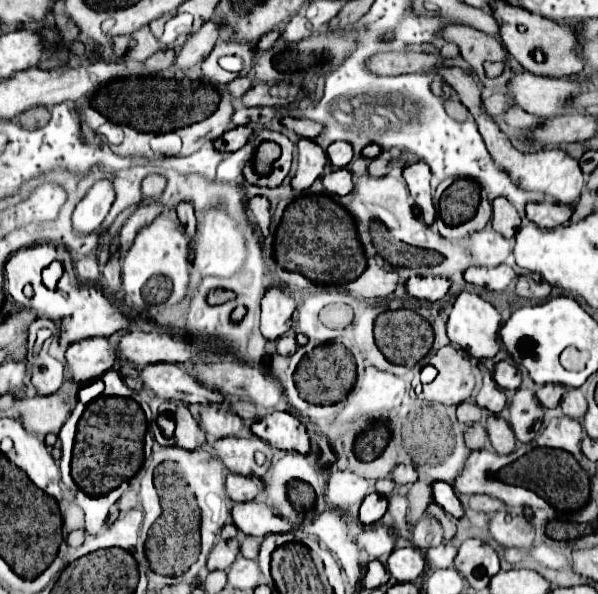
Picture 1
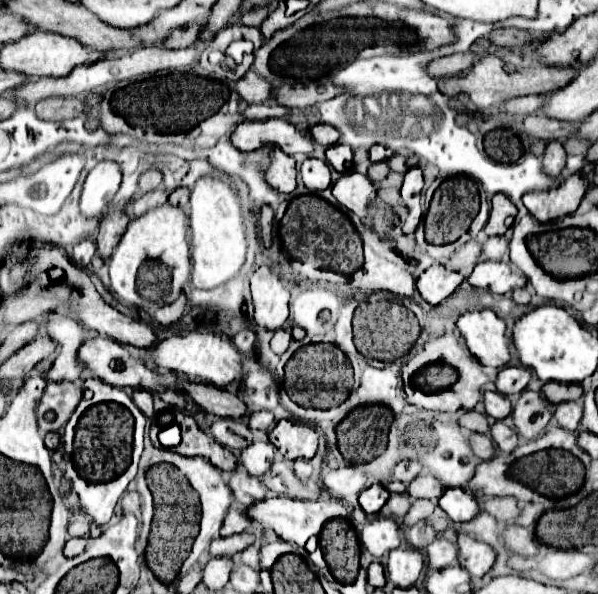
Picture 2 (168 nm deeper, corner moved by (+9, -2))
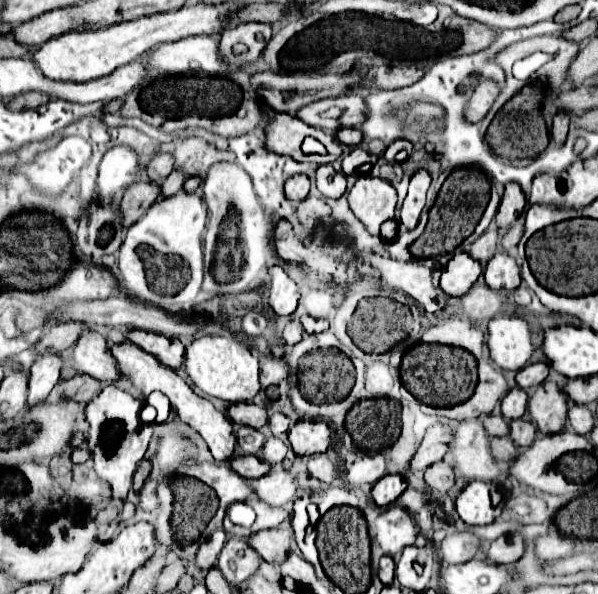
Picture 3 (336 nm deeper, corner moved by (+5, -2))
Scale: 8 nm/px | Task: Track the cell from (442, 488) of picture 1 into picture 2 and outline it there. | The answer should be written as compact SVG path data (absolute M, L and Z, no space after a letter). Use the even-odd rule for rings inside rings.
M447 489L439 499L439 507L457 523L463 523L461 519L473 519L479 509L475 497L463 489Z

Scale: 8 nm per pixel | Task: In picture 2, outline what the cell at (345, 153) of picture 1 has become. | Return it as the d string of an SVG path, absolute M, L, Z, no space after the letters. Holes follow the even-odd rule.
M337 143L337 145L331 145L331 147L325 151L325 155L327 155L329 163L333 165L333 169L339 171L339 173L345 173L347 167L349 167L349 163L351 163L351 159L353 159L351 149L349 149L347 145L339 145L339 143Z

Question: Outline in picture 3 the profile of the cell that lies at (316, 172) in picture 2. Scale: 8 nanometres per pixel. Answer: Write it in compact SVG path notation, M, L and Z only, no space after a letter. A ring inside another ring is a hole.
M332 164L322 165L316 170L315 184L318 190L328 198L338 199L347 189L344 173L337 173Z

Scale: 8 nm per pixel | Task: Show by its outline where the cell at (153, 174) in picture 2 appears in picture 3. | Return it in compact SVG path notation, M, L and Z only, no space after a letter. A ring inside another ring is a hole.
M157 153L157 155L151 159L151 163L147 165L147 177L149 177L149 181L161 185L161 183L167 179L167 175L173 171L173 163L175 163L175 161L173 161L171 155L167 155L167 153Z

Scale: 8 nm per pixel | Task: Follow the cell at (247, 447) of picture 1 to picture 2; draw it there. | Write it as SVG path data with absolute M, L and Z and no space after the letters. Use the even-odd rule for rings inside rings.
M257 430L257 442L239 453L237 463L243 465L249 475L263 475L270 469L277 453L277 448L269 441L268 433Z

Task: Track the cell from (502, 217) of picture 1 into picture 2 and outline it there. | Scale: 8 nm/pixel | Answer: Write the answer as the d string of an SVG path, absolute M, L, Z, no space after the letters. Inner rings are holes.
M495 195L491 201L491 213L489 221L485 225L487 235L505 235L505 231L513 225L513 219L517 215L517 207L505 197L505 195Z

